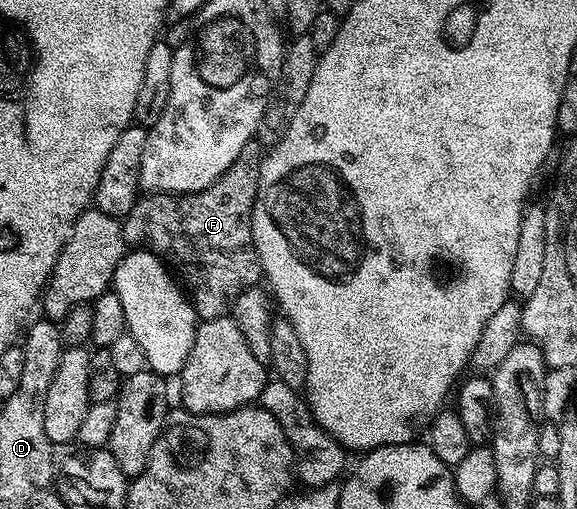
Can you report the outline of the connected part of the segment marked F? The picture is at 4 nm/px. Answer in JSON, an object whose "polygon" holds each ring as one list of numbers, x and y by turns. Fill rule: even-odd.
{"polygon":[[247,143,245,149,237,153,237,161,233,161,233,165,229,165,229,169,225,169,225,173,221,173,221,177,217,177,217,181,213,181,209,189,201,189,192,195,144,194,133,205,127,218,122,220,124,244,131,249,152,251,164,263,174,268,182,286,189,292,196,316,200,320,216,319,228,314,237,296,247,287,254,287,260,282,263,267,259,264,259,254,253,241,251,218,264,154,262,143]]}

